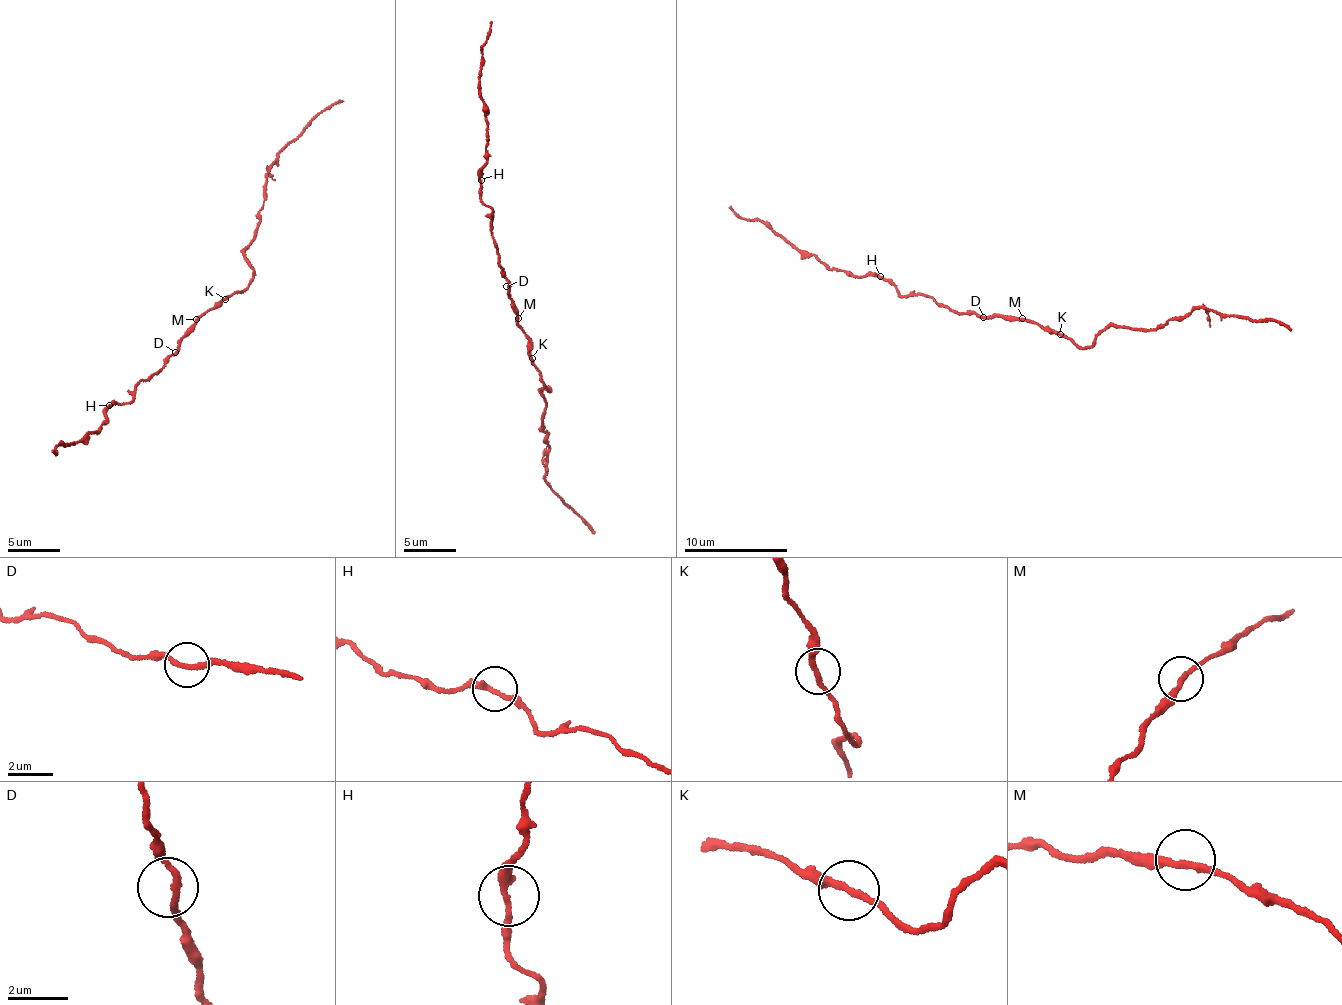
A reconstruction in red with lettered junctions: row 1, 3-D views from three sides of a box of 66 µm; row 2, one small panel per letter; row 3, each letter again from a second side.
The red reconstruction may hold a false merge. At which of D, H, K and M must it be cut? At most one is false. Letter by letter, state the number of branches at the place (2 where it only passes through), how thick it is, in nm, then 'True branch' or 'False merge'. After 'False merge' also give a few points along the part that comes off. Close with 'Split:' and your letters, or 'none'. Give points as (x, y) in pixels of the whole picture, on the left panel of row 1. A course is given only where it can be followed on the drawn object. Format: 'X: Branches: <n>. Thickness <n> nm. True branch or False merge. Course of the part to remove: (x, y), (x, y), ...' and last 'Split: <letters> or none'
D: Branches: 2. Thickness 200 nm. True branch
H: Branches: 2. Thickness 240 nm. True branch
K: Branches: 2. Thickness 220 nm. False merge. Course of the part to remove: (225, 299), (248, 286), (253, 271), (244, 255), (259, 226), (269, 167), (322, 111), (342, 100)
M: Branches: 2. Thickness 200 nm. True branch
Split: K

